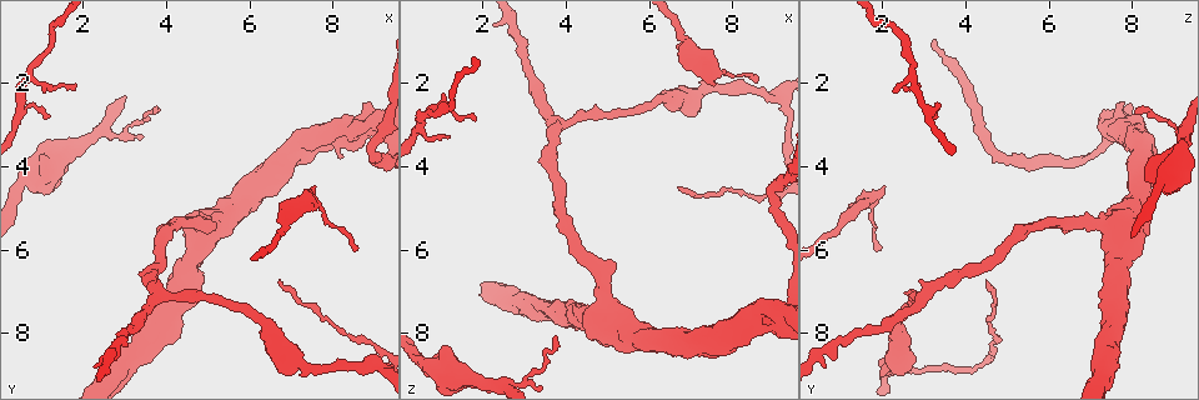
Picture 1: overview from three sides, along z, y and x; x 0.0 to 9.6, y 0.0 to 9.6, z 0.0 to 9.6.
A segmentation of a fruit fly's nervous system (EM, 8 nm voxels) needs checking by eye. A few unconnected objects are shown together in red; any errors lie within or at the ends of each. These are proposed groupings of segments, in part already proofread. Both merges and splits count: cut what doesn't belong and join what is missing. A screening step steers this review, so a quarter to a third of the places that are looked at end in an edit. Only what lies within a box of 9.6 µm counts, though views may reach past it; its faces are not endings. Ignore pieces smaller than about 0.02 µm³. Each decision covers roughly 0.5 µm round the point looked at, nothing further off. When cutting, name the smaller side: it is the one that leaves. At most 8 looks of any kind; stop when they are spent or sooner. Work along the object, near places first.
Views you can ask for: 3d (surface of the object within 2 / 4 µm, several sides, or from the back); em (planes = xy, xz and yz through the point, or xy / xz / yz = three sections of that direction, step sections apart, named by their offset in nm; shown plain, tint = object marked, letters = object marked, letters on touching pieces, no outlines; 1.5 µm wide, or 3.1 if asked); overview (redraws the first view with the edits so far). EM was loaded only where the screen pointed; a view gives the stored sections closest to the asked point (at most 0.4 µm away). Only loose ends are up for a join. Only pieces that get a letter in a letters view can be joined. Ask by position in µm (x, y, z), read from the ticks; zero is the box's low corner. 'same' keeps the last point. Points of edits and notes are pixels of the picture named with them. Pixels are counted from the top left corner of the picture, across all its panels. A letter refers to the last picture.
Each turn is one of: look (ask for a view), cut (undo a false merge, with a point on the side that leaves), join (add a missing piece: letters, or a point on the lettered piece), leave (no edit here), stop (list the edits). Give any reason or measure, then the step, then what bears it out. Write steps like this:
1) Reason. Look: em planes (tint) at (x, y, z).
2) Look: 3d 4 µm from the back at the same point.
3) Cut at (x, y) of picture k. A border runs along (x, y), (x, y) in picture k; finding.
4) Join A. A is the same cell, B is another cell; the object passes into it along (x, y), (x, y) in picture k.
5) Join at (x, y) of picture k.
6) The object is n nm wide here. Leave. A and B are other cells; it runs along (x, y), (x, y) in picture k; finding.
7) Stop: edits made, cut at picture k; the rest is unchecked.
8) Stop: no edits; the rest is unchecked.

Tapers out. Look: 3d 2 µm at (8.65, 6.00, 2.00).

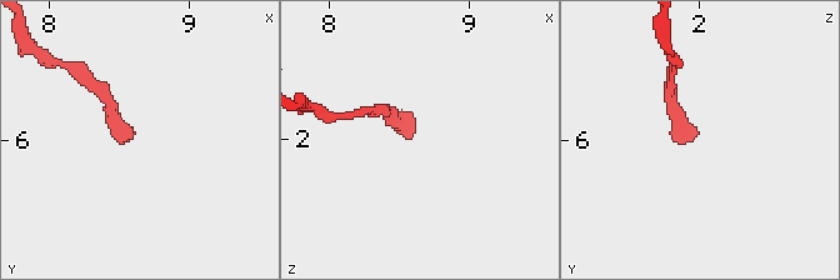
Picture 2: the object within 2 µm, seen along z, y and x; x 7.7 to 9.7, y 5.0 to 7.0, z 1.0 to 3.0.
Need the tissue. Look: em yz step 8 (letters) at (8.60, 5.98, 1.96).

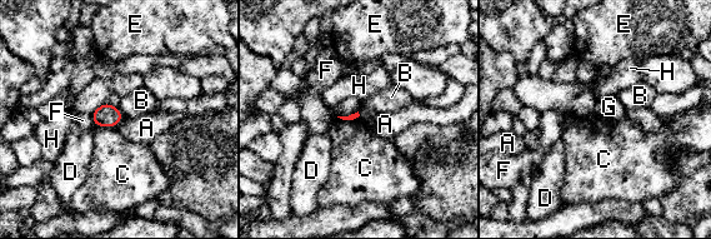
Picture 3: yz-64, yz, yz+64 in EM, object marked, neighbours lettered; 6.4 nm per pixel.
Another direction. Look: em planes (letters) at the same point.

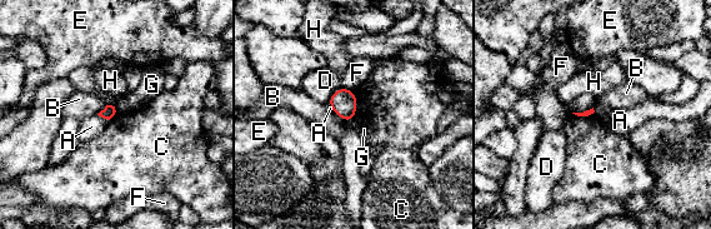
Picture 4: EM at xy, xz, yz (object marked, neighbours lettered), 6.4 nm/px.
Leave. A, B, C, D, E, F, G and H are other cells; a border runs along (357, 103), (353, 120) in picture 4; none of them fits.

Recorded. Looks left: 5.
Thick turns thin. Look: 3d 4 µm at (6.95, 4.95, 1.35).

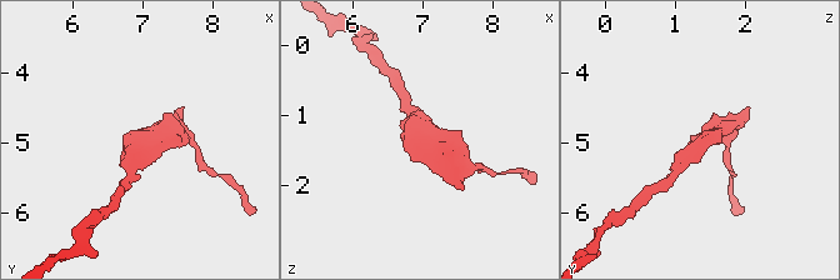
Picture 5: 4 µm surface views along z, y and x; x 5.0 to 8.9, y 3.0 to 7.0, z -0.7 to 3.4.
Shape alone is not enough. Look: em planes (letters) at (6.95, 5.00, 1.35).

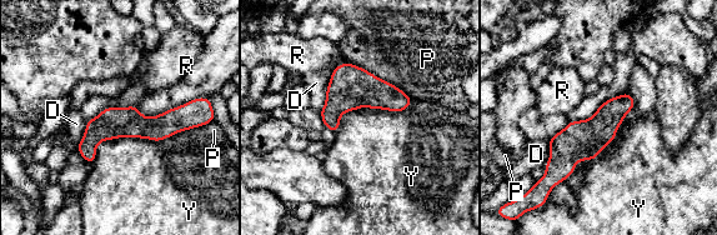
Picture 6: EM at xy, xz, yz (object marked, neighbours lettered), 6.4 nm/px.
Leave. D, P, R and Y are other cells; it runs along (195, 116), (106, 125), (80, 148) in picture 6; one cell here.

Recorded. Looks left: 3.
Thick turns thin. Look: 3d 4 µm at (0.60, 4.25, 8.70).

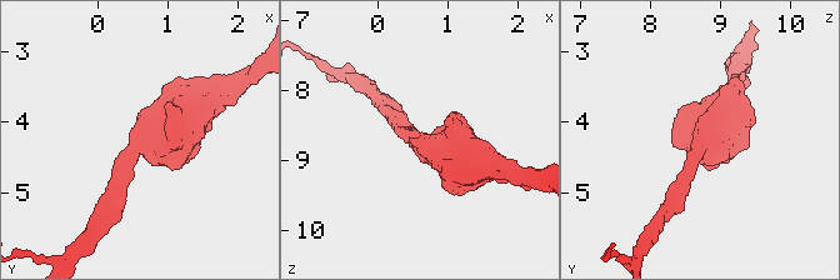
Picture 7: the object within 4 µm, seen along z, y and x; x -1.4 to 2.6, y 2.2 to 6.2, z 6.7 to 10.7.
The arms are 220, 750 nm wide; need the tissue. Look: em planes (plain) at (0.65, 4.25, 8.75).

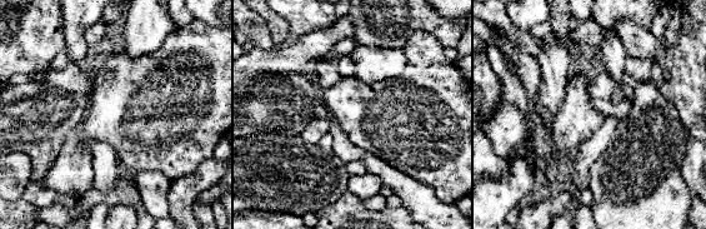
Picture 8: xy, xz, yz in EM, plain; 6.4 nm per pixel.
Look: em planes (letters) at the same point.

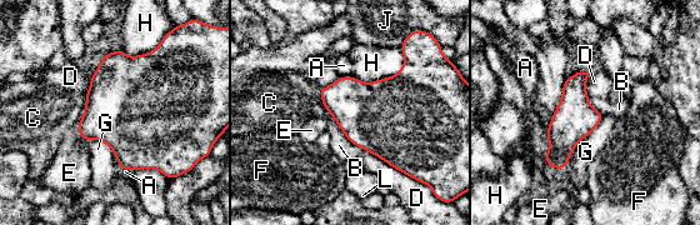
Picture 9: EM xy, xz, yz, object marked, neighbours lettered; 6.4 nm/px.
The longest contact is with G, 440 nm. Leave. A, B, C, D, E, F, G, H, J and L are other cells; all the same cell.

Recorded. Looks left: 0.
Stop: no edits; the rest is unchecked.

